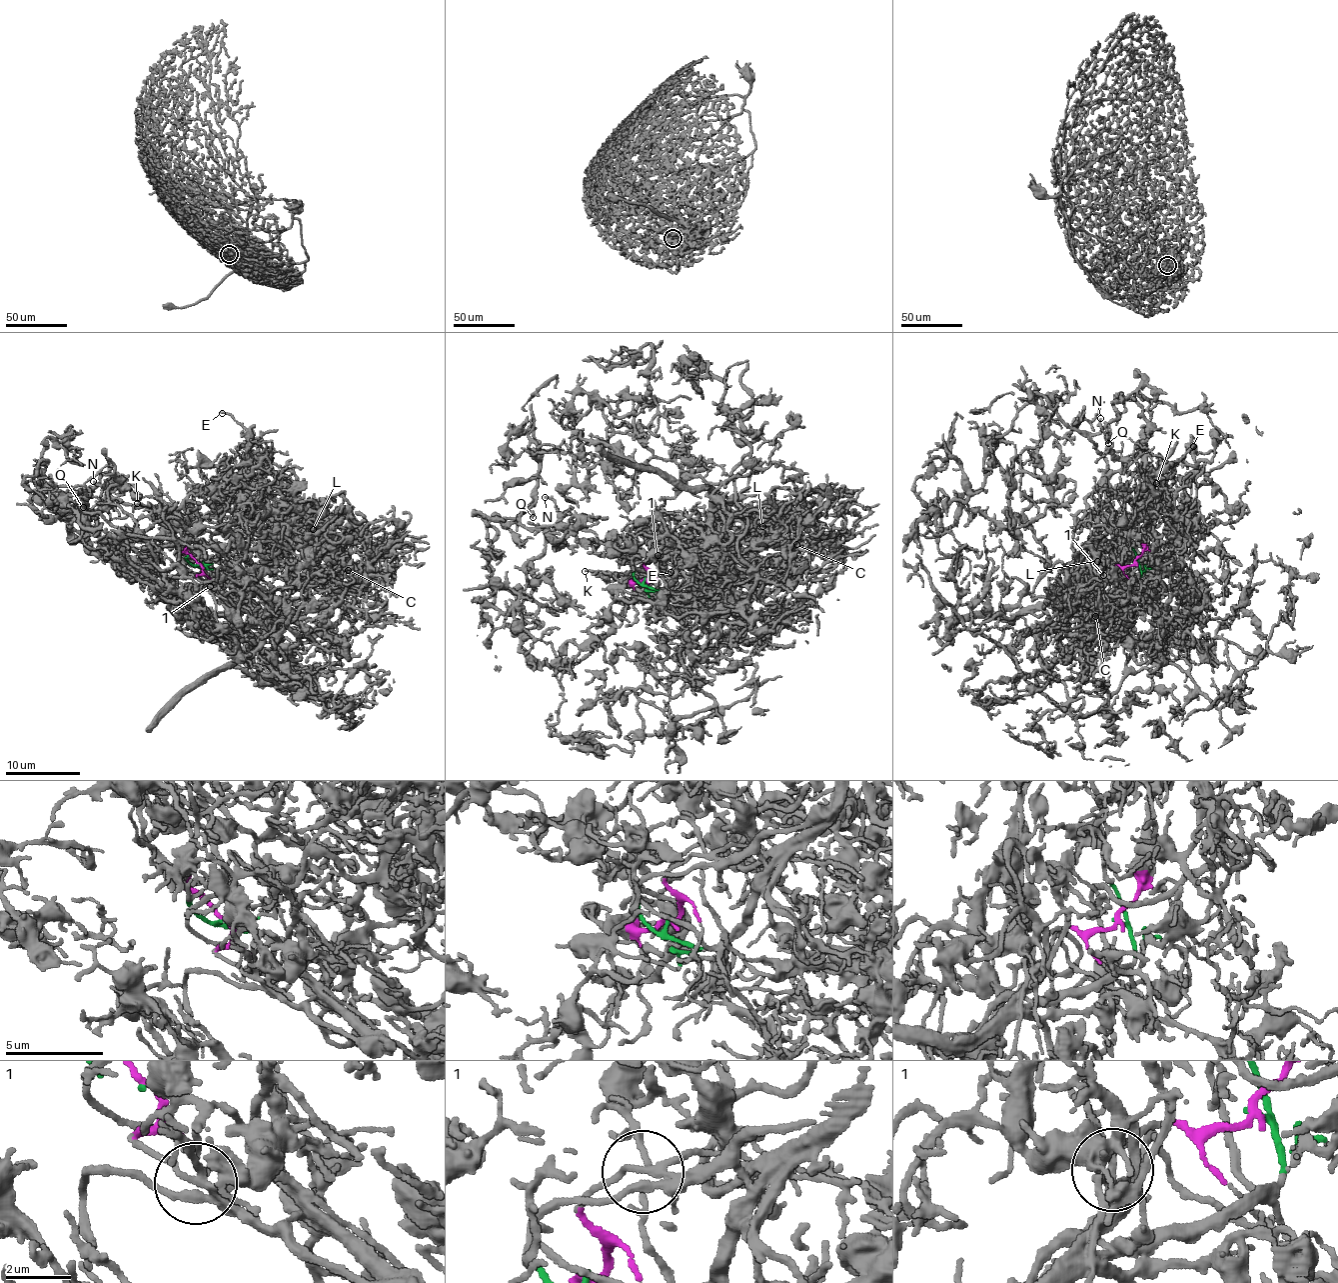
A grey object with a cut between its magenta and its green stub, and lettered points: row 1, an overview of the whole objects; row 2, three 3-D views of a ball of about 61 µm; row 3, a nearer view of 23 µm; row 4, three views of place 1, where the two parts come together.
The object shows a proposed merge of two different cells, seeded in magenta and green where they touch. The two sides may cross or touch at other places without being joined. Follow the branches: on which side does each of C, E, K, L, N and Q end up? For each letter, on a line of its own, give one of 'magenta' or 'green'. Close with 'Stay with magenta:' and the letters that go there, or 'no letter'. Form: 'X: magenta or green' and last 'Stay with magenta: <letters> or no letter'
C: green
E: green
K: magenta
L: green
N: magenta
Q: magenta
Stay with magenta: K, N, Q

